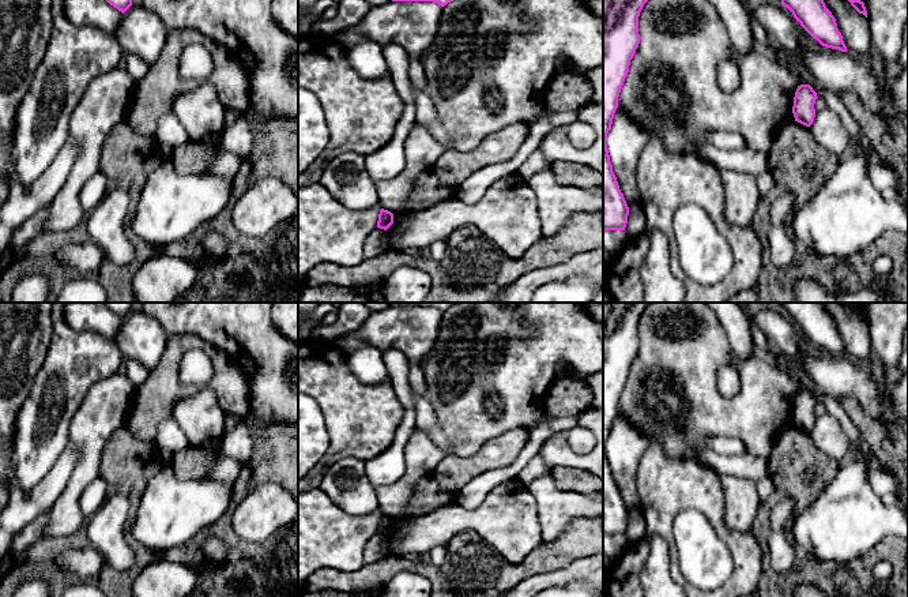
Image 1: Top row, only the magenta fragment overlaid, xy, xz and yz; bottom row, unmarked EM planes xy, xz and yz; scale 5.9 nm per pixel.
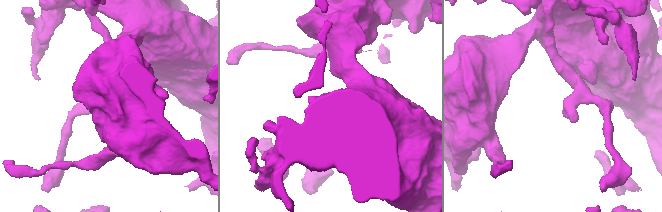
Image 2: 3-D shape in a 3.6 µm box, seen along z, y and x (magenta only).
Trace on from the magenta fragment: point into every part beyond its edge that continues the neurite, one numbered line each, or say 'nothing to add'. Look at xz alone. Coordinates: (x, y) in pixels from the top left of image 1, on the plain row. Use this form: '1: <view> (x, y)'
nothing to add

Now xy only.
nothing to add

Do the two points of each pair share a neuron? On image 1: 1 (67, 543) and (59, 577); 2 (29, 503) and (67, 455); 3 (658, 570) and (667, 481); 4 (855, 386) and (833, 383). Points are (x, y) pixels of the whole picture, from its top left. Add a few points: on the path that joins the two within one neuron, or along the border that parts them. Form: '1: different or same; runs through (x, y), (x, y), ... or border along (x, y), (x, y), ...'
1: same; runs through (57, 548), (51, 555), (51, 567)
2: same; runs through (41, 494), (59, 476), (63, 468)
3: different; border along (650, 534), (659, 534), (666, 541), (670, 569)
4: same; runs through (850, 383), (839, 383)

